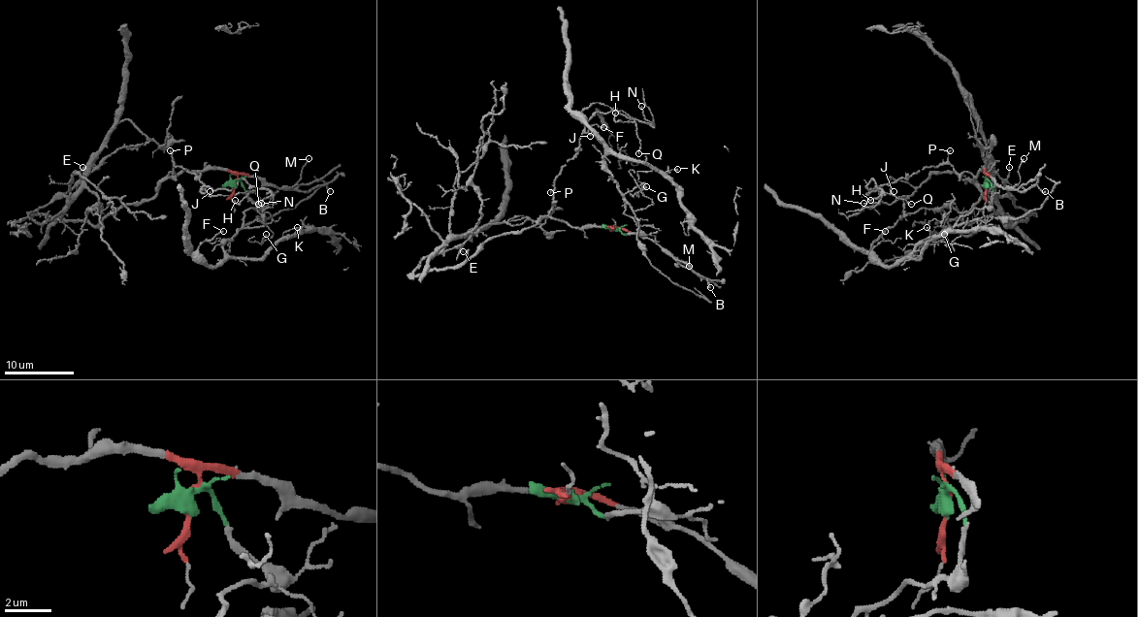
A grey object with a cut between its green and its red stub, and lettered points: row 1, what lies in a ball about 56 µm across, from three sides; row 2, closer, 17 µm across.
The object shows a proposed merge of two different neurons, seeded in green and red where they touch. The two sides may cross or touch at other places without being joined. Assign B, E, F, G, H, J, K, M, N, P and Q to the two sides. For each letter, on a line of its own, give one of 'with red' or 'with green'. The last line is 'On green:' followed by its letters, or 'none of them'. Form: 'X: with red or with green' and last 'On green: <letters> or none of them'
B: with red
E: with red
F: with green
G: with green
H: with red
J: with red
K: with green
M: with red
N: with red
P: with red
Q: with red
On green: F, G, K

